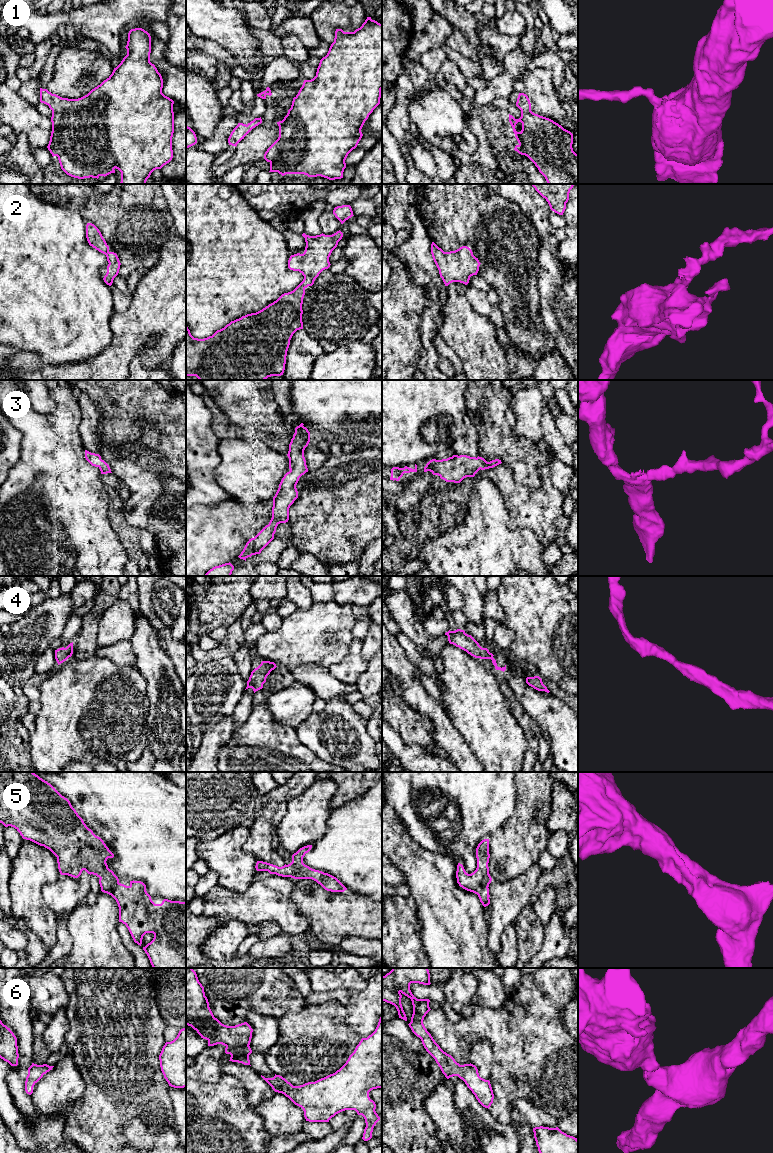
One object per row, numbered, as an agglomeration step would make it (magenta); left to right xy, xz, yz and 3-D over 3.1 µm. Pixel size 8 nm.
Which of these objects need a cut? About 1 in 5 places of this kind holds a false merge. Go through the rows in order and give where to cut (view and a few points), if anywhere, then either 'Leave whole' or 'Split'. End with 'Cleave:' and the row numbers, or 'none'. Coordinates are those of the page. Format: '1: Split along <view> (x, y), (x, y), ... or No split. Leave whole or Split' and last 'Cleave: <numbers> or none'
1: No split. Leave whole
2: No split. Leave whole
3: No split. Leave whole
4: No split. Leave whole
5: No split. Leave whole
6: No split. Leave whole
Cleave: none

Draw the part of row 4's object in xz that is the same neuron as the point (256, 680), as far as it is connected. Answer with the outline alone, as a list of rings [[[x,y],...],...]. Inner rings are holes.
[[[262,661],[261,664],[251,672],[246,689],[252,688],[254,693],[262,689],[267,676],[276,667],[277,666],[274,662]]]

